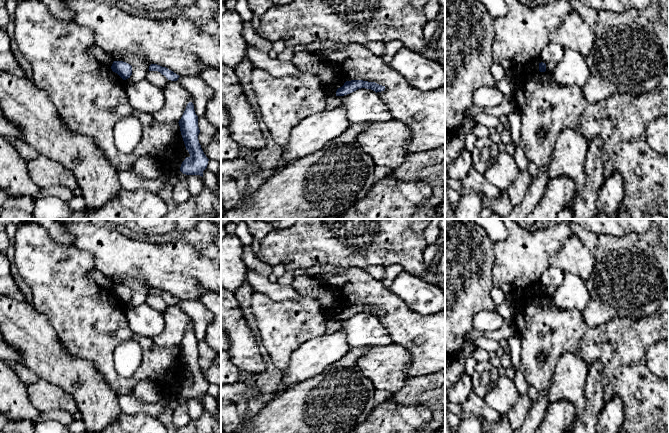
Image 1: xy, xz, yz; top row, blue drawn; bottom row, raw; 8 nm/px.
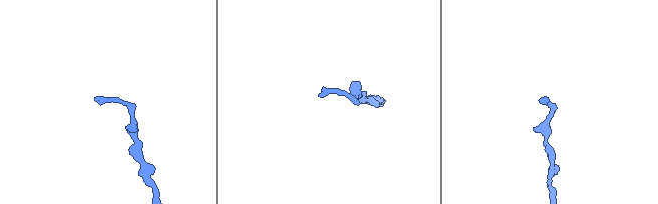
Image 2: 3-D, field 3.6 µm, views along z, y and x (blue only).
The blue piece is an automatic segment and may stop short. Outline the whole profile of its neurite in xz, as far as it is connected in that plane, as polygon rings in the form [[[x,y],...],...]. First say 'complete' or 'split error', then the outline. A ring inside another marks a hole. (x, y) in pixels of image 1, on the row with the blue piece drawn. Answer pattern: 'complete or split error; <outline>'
complete; [[[351,80],[346,81],[342,87],[337,89],[336,96],[344,96],[361,88],[371,89],[376,93],[385,90],[385,86],[379,85],[375,82],[368,82],[363,80]]]

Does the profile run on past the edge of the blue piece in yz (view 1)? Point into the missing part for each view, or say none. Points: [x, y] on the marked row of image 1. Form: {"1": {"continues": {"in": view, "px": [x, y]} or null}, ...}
{"1": {"continues": null}}

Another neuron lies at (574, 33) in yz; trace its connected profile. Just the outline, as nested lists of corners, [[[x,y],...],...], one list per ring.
[[[572,10],[566,20],[550,35],[551,43],[575,50],[584,57],[591,52],[595,38],[591,27],[575,10]]]

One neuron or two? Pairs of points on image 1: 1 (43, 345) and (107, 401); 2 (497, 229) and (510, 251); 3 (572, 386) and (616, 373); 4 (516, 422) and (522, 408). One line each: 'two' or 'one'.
1: one
2: two
3: two
4: one

